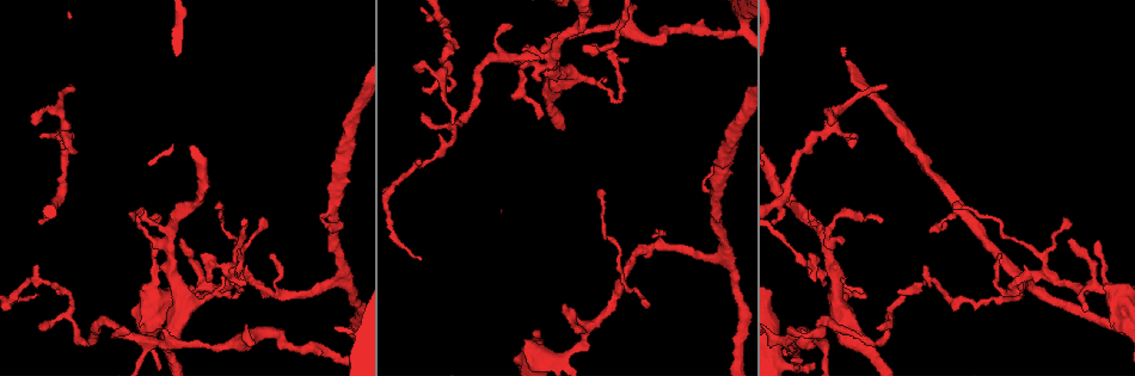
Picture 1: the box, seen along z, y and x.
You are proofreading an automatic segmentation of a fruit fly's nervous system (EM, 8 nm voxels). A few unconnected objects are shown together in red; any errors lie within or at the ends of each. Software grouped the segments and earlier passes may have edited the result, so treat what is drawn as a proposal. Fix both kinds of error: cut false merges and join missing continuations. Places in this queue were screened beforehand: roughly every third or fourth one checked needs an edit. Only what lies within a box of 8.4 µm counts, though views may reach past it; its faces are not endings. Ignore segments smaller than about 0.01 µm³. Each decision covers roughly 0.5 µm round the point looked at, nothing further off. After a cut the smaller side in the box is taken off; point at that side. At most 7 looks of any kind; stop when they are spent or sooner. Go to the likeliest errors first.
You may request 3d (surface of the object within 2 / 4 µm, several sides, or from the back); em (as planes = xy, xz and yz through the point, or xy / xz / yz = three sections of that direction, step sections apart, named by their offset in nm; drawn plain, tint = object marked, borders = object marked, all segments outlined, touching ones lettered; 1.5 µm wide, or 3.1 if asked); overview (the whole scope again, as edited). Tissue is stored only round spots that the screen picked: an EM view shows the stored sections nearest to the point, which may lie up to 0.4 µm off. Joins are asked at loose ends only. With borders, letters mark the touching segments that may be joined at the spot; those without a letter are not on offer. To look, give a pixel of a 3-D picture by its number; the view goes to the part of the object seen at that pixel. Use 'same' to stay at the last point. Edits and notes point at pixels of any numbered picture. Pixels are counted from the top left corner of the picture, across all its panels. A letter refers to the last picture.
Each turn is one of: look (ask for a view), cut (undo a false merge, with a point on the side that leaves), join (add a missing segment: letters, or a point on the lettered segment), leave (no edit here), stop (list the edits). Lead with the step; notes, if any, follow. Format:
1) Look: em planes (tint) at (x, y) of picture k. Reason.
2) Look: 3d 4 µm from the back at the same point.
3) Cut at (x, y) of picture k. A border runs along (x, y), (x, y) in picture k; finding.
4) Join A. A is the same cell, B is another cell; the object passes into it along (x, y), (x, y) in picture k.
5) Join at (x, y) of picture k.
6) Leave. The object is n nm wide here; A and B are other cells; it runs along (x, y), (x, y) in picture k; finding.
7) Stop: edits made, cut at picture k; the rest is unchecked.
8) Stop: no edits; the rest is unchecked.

Look: 3d 2 µm at (1047, 273) of picture 1. Branch point.

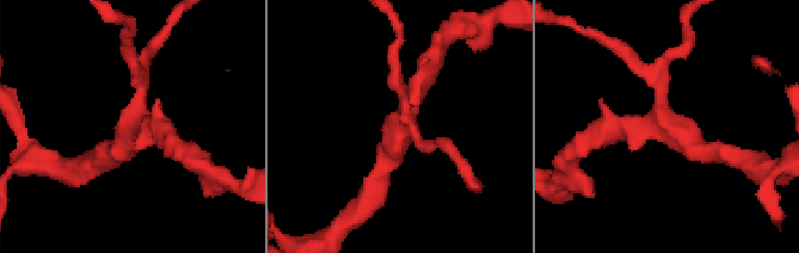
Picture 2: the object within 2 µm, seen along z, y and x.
Look: em xy step 4 (tint) at (408, 117) of picture 2. Need the tissue.

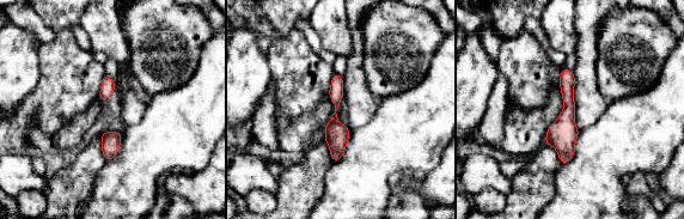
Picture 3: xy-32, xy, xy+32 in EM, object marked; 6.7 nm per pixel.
Look: em planes (borders) at the same point.

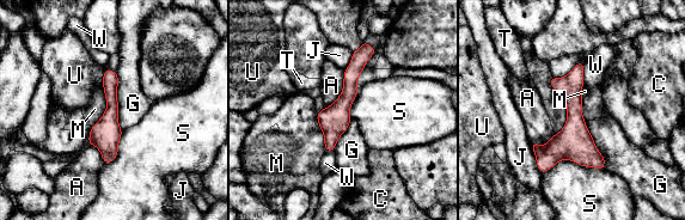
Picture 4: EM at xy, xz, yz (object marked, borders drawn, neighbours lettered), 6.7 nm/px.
Leave. A, C, G, J, M, S, T, U and W are other cells; all the same neuron.

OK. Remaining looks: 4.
Look: 3d 2 µm at (945, 227) of picture 1. Thin end.

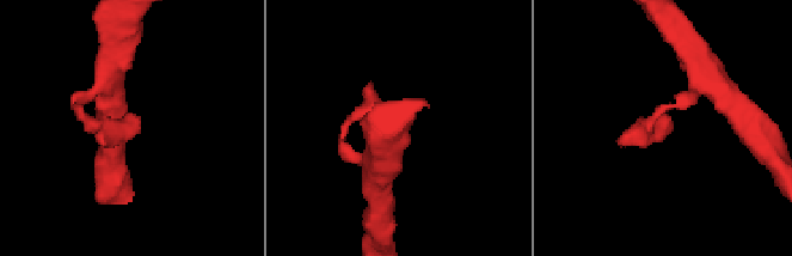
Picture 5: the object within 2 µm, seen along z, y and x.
Look: em xy step 8 (borders) at (667, 129) of picture 5. Shape alone is not enough.

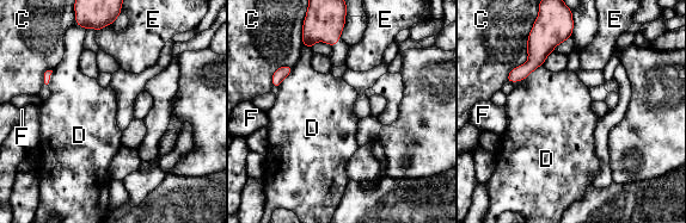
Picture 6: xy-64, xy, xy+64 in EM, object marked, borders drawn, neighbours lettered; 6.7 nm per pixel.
Look: em planes (borders) at the same point. Another direction.

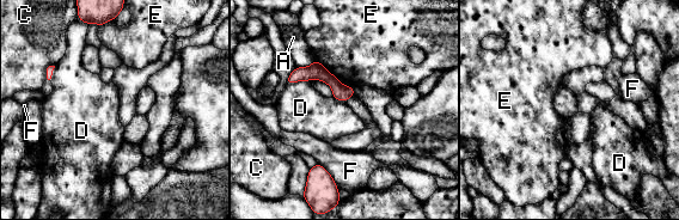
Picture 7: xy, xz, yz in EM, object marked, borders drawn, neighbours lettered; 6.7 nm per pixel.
Leave. The object is 120 nm wide here; A, C, D, E and F are other cells; it runs along (291, 78), (320, 73), (352, 91) in picture 7; no lettered segment goes on from it.

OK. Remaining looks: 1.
Look: em planes (borders) at (185, 297) of picture 1. Small branch off a trunk.

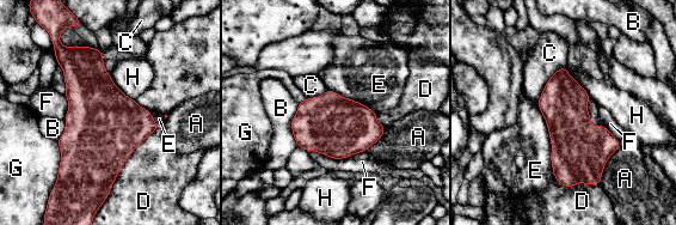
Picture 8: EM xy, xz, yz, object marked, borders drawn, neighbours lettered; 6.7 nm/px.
Leave. A, B, C, D, E, F, G and H are other cells; a border runs along (563, 66), (548, 79), (536, 102) in picture 8; all the same neuron.

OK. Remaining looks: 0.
Stop: no edits; the rest is unchecked.

